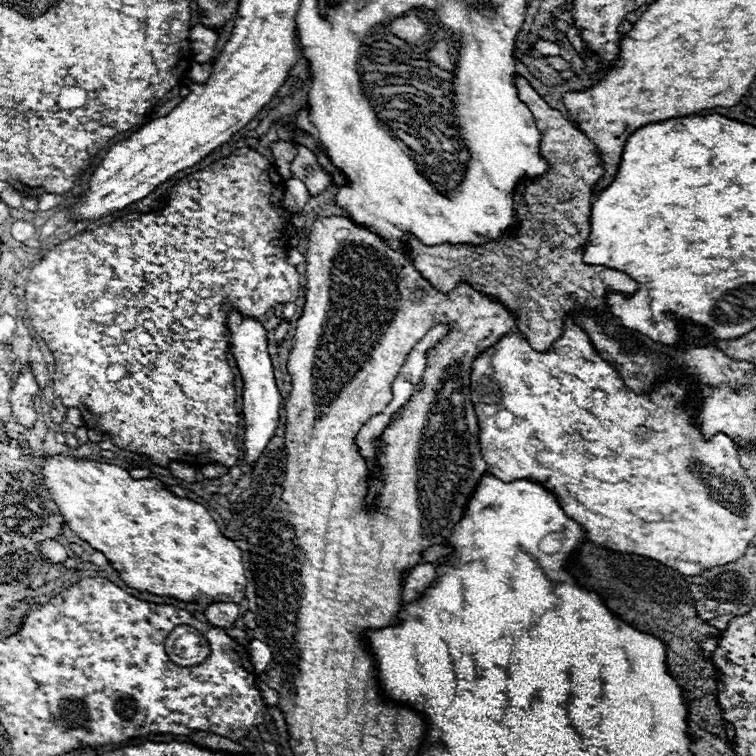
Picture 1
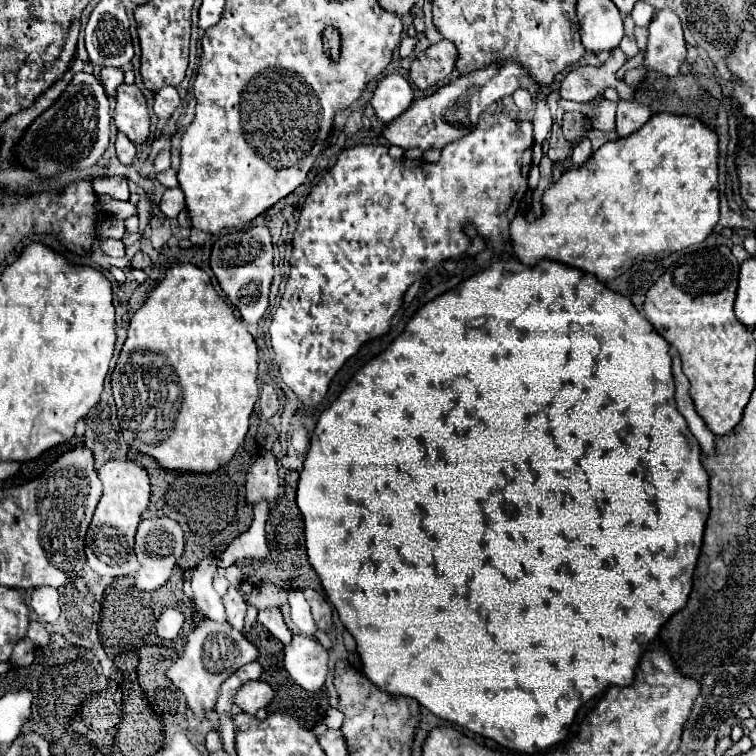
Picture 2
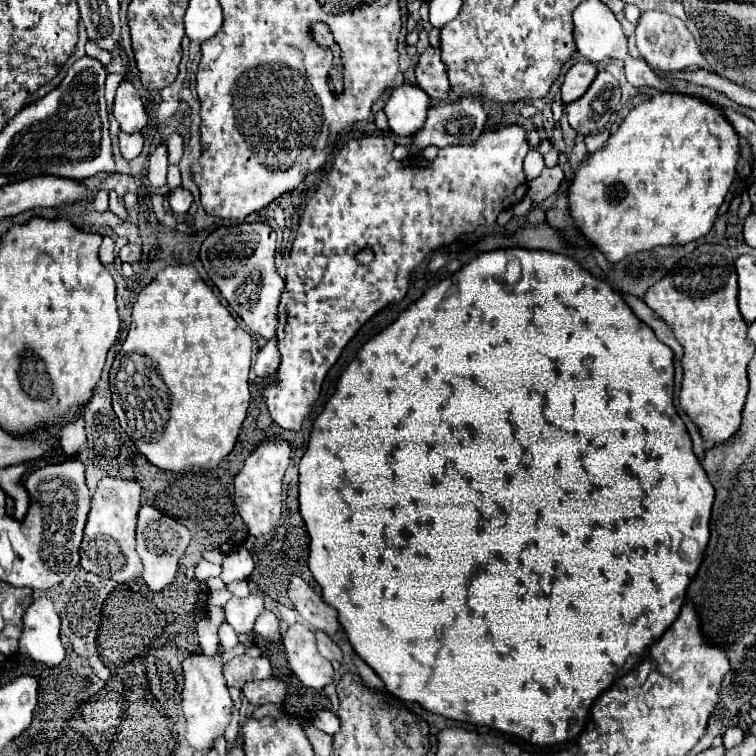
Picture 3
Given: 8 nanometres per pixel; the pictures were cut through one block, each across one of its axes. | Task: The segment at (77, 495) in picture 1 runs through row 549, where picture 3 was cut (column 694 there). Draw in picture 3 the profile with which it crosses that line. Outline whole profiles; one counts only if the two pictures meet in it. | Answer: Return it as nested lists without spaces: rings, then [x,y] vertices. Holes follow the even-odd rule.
[[[654,92],[646,102],[638,104],[636,108],[630,110],[630,114],[620,122],[618,130],[608,138],[606,146],[596,150],[594,154],[588,156],[588,160],[583,162],[575,171],[574,182],[568,190],[570,196],[570,210],[572,210],[572,218],[574,222],[580,226],[582,234],[594,244],[598,246],[604,256],[610,262],[620,262],[624,260],[628,254],[634,252],[642,252],[642,250],[650,250],[658,244],[668,246],[668,244],[686,244],[692,242],[700,236],[706,236],[718,216],[718,208],[724,204],[724,198],[734,182],[736,176],[736,164],[740,160],[740,138],[734,130],[734,126],[728,122],[724,110],[718,104],[712,104],[708,100],[704,100],[702,96],[694,96],[694,94],[682,94],[682,92]]]

